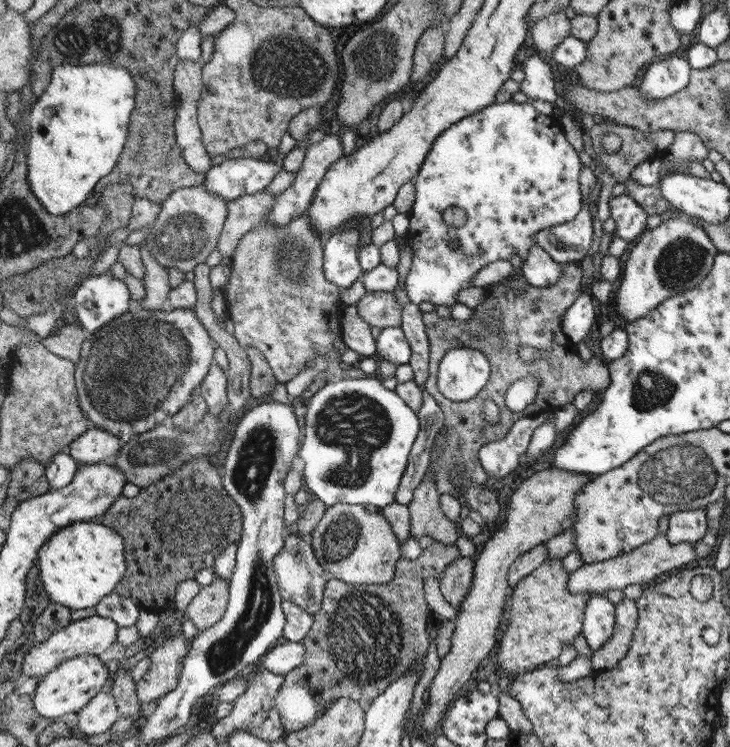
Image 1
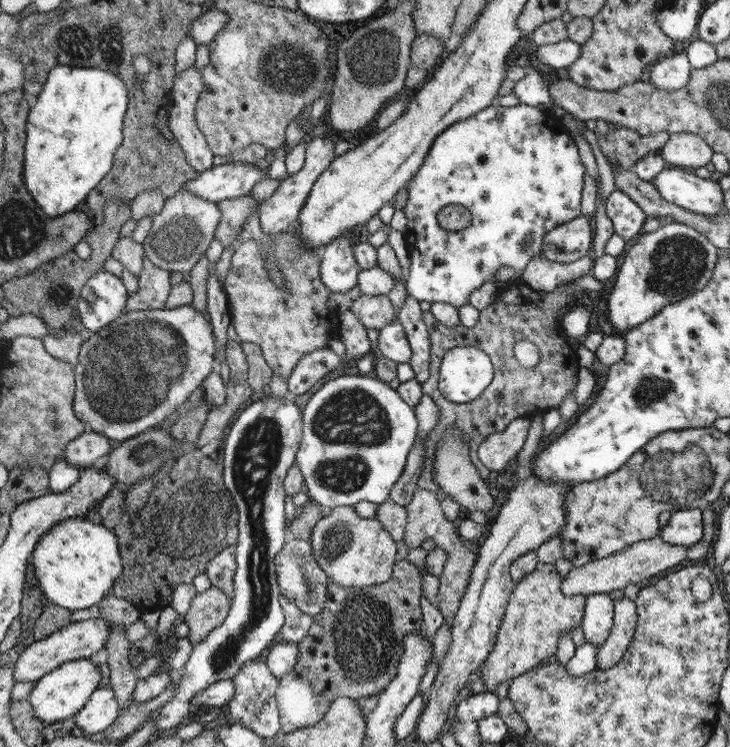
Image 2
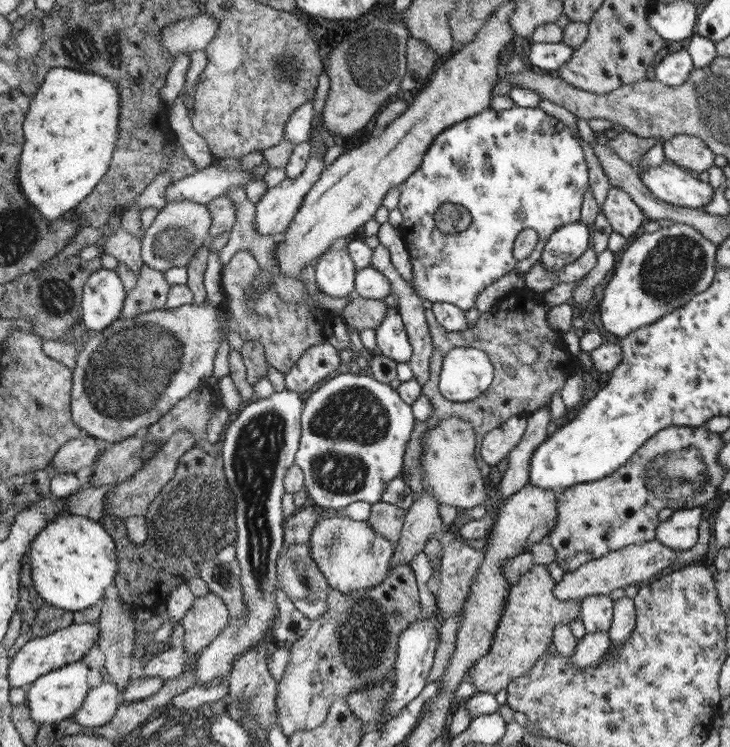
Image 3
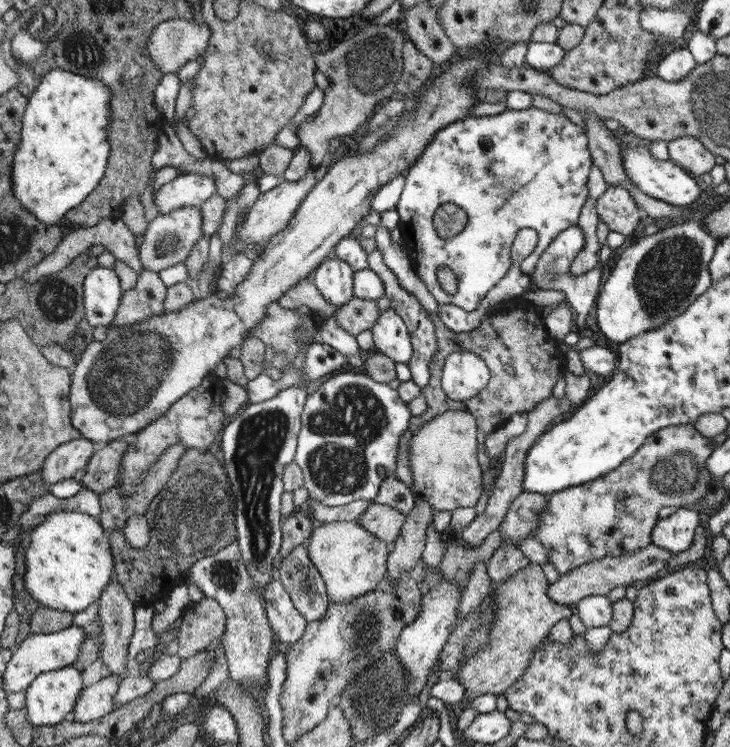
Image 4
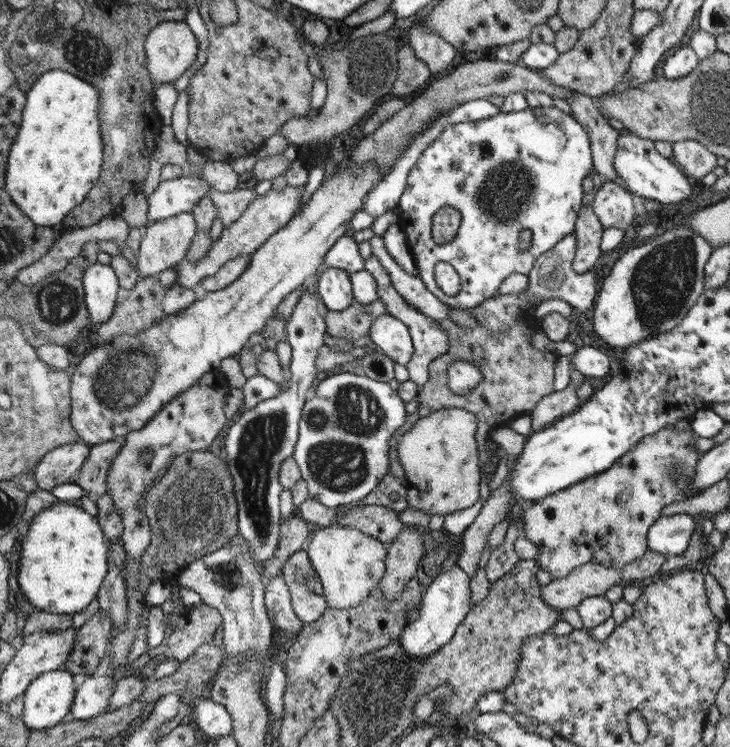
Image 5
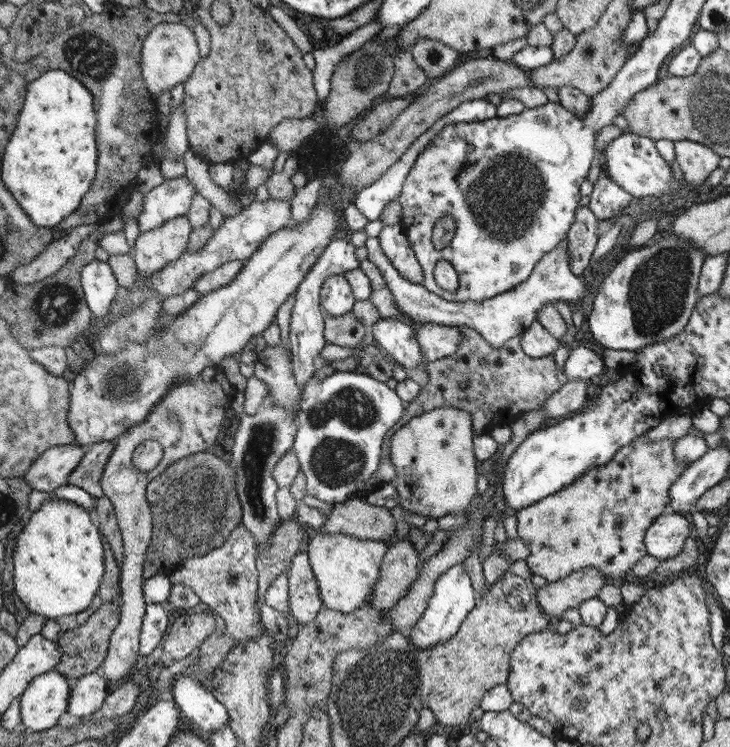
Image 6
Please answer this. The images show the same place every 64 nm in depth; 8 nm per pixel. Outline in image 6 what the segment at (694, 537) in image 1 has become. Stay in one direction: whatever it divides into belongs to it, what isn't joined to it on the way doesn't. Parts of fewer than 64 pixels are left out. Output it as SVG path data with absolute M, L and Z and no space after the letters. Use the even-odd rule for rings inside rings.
M661 514L649 528L645 536L645 548L649 556L655 556L659 560L669 560L673 556L679 556L683 550L685 538L689 536L689 522L685 514Z

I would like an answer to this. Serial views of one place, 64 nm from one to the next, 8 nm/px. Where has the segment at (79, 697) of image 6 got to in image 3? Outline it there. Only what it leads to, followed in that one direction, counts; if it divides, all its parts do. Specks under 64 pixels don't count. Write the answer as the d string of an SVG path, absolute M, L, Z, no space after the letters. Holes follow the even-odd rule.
M103 682L91 688L91 692L87 692L87 700L83 702L83 706L73 714L75 722L87 730L107 726L107 722L115 718L115 712L121 704L115 688L117 686L113 682Z

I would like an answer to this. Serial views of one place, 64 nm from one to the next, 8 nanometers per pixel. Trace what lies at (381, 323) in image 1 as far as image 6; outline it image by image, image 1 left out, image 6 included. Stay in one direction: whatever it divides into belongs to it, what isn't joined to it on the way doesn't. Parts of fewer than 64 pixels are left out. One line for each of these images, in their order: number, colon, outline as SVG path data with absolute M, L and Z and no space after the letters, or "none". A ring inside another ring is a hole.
2: M363 294L351 304L349 310L359 318L365 328L375 328L377 332L397 320L397 308L393 308L387 294Z
3: M355 296L343 310L341 318L347 320L353 328L359 328L361 332L367 328L377 328L383 324L387 312L391 308L385 304L383 298L359 298Z
4: M351 298L347 304L343 304L335 314L337 324L347 330L349 334L357 336L363 330L371 330L381 316L381 310L377 308L377 302L373 300L361 300L361 298Z
5: M351 302L349 308L345 310L335 310L335 312L327 312L325 314L325 330L333 336L341 336L347 340L357 340L363 334L369 334L369 328L373 324L373 318L367 314L365 306L369 304L359 304L359 302Z
6: M353 312L333 316L327 314L325 318L325 340L327 344L337 344L337 346L355 346L363 338L365 326L353 316Z

